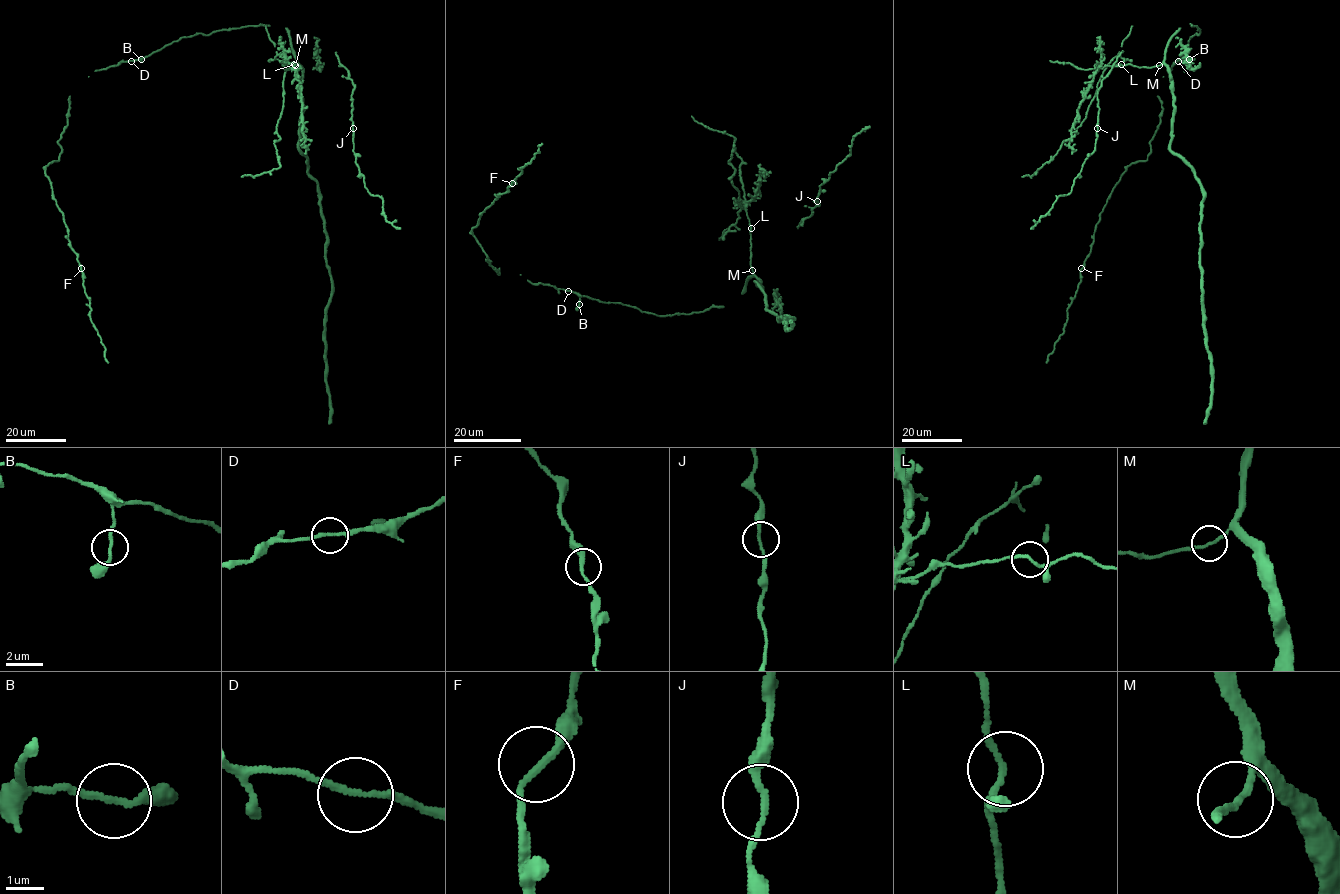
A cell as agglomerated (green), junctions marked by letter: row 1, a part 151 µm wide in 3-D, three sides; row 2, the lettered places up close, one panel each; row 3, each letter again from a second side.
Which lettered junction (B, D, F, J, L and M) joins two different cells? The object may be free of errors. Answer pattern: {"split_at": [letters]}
{"split_at": []}

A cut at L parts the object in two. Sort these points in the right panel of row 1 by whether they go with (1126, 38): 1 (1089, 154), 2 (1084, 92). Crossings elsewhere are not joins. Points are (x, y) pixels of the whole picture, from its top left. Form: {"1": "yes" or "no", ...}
{"1": "yes", "2": "no"}

